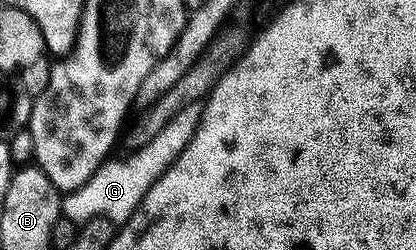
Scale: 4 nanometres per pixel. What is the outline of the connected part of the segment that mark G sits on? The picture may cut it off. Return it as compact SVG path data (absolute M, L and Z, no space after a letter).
M202 101L192 103L184 107L176 116L164 126L164 131L156 135L156 139L149 140L139 149L127 152L127 157L115 156L113 159L107 159L101 167L84 183L84 187L74 189L65 194L62 198L62 216L67 217L69 221L81 227L85 221L91 221L97 217L103 217L113 223L115 227L125 225L127 219L135 213L152 183L172 167L172 163L188 147L196 127L200 123L202 114Z

